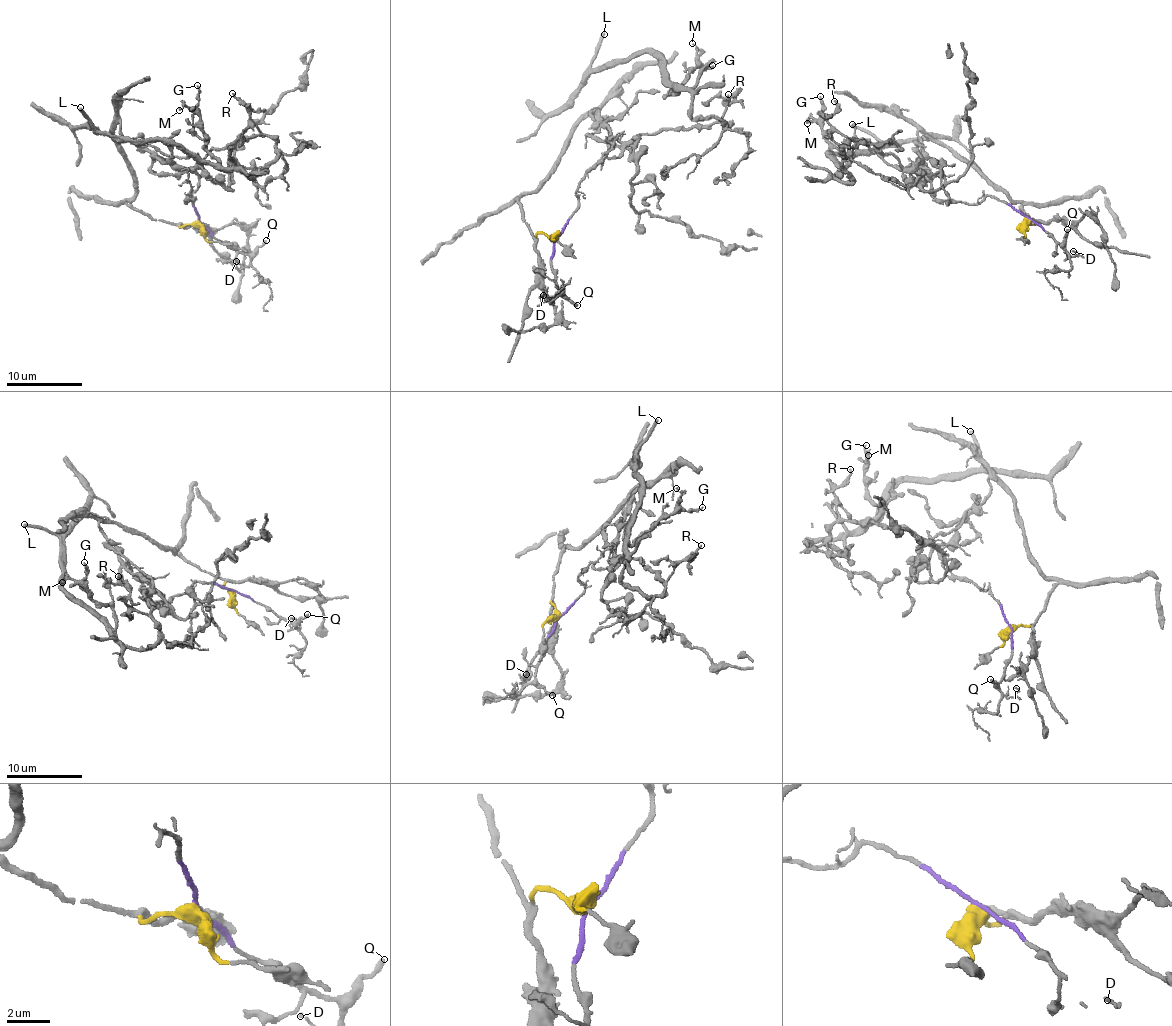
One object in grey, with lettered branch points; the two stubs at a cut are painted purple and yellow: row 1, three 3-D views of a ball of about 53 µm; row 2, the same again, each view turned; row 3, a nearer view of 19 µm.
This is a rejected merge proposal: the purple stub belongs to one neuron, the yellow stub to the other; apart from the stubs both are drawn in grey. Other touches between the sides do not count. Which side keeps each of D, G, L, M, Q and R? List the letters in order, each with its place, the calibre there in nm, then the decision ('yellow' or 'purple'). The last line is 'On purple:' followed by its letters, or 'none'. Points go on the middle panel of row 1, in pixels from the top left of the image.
D: (543, 295) | 160 nm | purple
G: (712, 65) | 170 nm | purple
L: (604, 34) | 320 nm | purple
M: (692, 43) | 100 nm | purple
Q: (577, 305) | 240 nm | purple
R: (728, 94) | 170 nm | purple
On purple: D, G, L, M, Q, R

